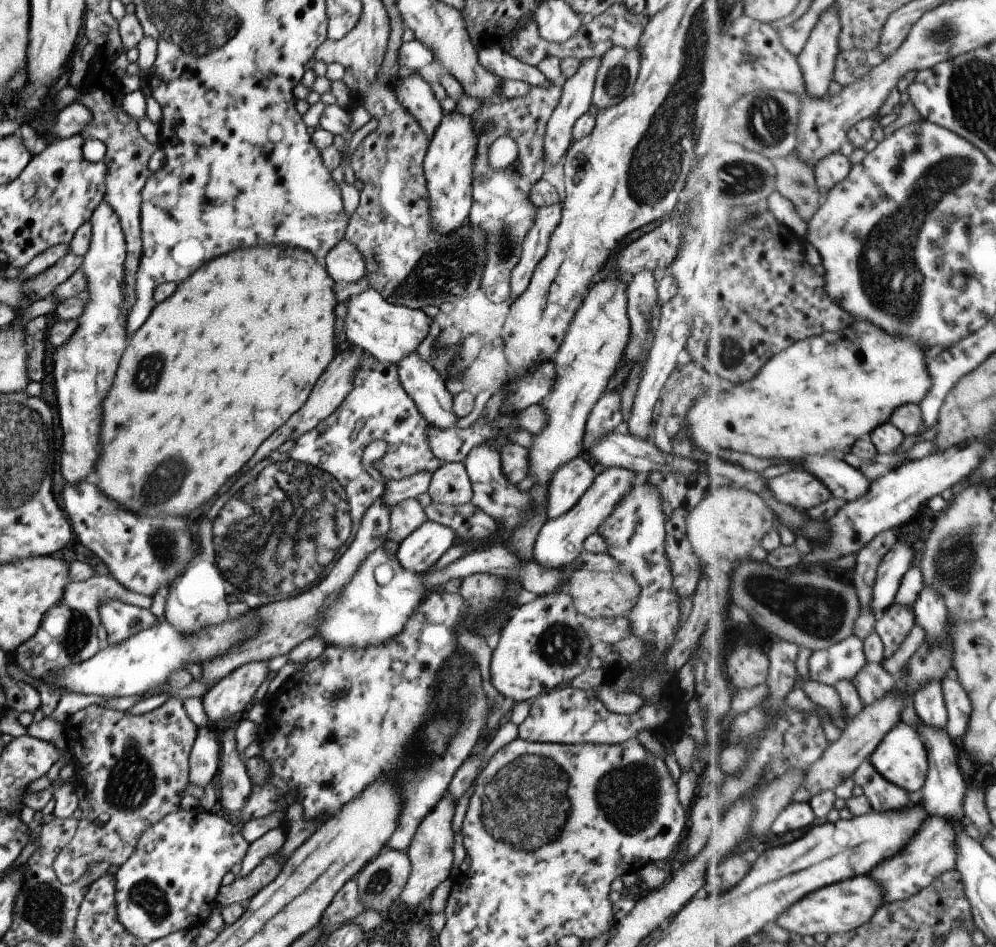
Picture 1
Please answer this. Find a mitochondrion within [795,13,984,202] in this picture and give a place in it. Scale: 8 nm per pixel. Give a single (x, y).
(946, 32)

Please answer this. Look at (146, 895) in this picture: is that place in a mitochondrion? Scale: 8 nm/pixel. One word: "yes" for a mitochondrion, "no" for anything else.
yes

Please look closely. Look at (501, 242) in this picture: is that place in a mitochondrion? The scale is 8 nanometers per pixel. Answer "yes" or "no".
yes

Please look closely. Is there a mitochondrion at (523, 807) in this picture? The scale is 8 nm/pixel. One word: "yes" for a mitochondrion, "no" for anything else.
yes

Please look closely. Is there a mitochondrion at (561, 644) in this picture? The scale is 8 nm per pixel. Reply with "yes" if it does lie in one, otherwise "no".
yes

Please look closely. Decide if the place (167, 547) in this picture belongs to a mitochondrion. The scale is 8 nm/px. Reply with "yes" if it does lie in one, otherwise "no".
yes

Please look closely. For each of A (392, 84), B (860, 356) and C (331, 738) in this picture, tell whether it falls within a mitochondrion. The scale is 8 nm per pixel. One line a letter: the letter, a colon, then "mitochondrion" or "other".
A: other
B: other
C: other

